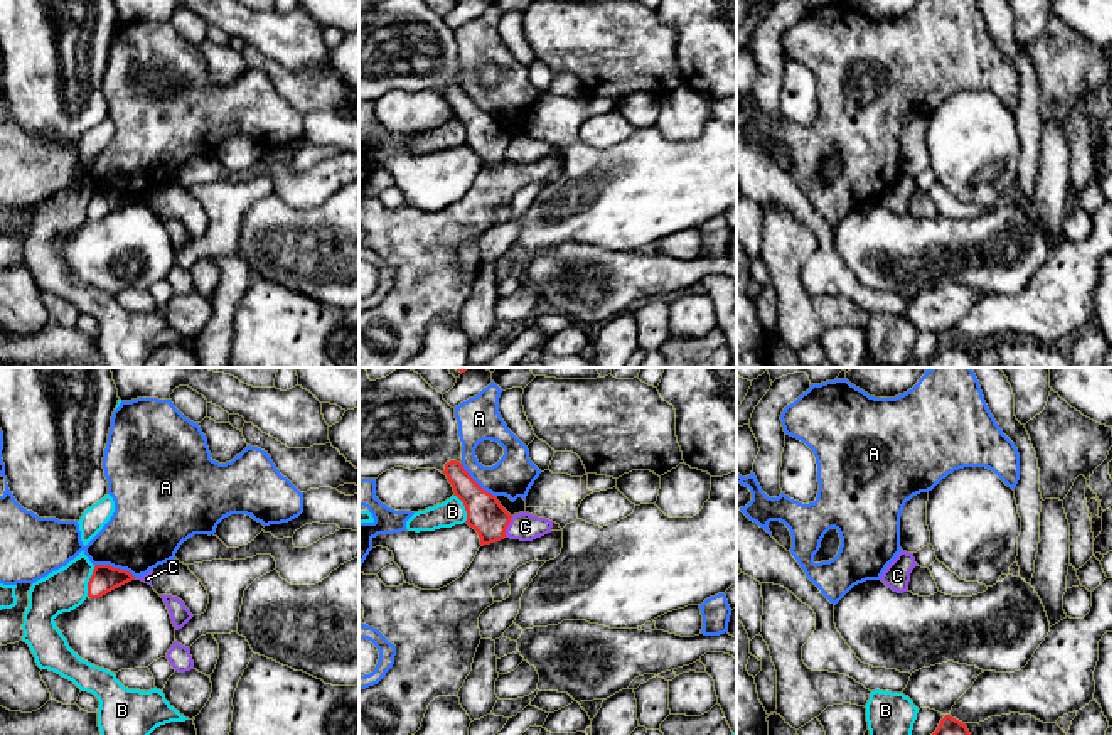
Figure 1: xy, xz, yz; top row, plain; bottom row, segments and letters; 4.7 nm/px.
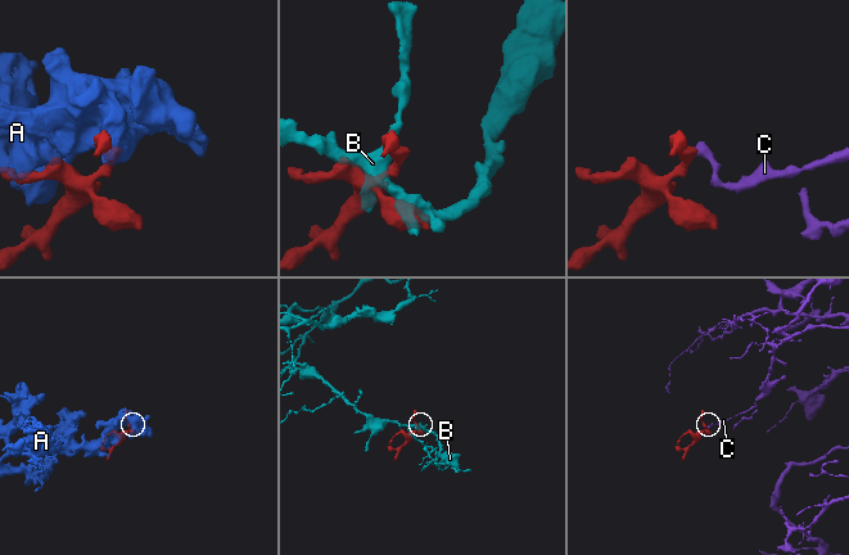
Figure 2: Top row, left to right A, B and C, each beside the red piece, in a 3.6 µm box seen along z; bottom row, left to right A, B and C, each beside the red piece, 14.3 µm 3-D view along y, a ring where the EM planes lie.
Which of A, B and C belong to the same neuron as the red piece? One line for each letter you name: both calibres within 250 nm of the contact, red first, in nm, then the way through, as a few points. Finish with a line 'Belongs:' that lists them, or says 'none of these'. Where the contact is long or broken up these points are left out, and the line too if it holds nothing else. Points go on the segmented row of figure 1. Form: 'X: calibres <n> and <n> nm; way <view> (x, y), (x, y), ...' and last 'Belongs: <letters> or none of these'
Belongs: none of these

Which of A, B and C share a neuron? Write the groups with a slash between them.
A / B / C

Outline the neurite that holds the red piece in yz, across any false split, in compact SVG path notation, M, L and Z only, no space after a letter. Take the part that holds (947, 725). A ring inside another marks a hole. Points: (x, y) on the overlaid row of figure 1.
M945 715L932 735L971 735L966 723Z

